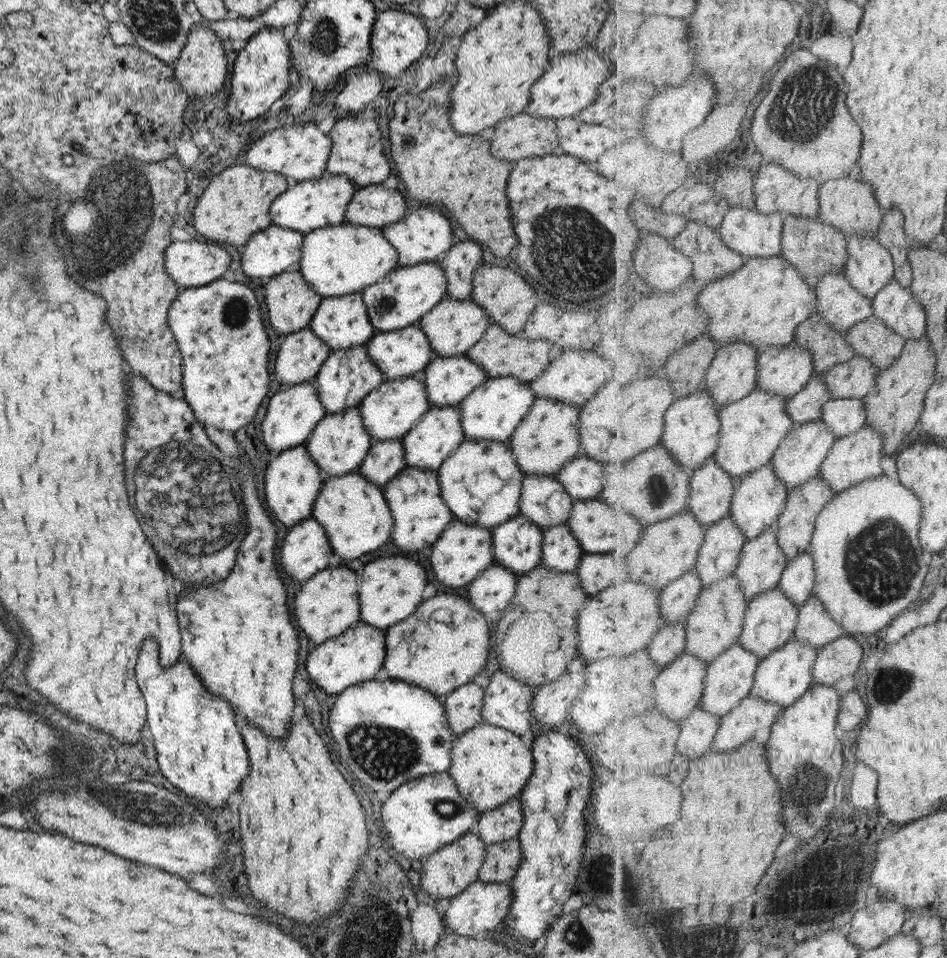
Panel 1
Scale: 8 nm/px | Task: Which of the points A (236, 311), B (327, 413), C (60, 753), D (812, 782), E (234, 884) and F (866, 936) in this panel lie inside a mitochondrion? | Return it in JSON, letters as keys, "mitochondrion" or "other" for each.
{"A":"mitochondrion","B":"other","C":"mitochondrion","D":"mitochondrion","E":"other","F":"other"}

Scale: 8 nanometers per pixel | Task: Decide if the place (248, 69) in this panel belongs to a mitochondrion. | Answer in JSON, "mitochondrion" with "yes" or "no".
{"mitochondrion":"no"}

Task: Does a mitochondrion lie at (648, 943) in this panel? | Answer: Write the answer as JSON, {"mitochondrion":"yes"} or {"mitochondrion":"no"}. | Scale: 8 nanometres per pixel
{"mitochondrion":"no"}

